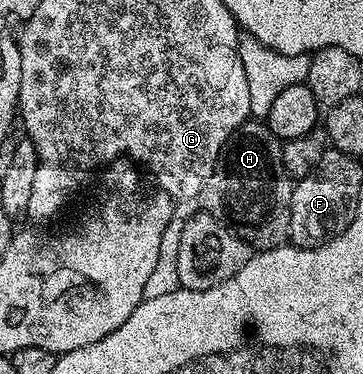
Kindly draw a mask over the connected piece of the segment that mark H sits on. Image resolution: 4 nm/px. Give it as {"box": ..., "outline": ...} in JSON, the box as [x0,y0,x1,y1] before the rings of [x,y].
{"box":[203,122,294,250],"outline":[[[246,122],[233,131],[233,135],[223,146],[211,178],[205,183],[203,196],[204,199],[209,199],[208,211],[222,224],[226,224],[235,235],[246,240],[253,250],[279,248],[289,240],[294,181],[281,165],[281,145],[282,141],[278,140],[275,134],[271,134],[268,124]]]}

